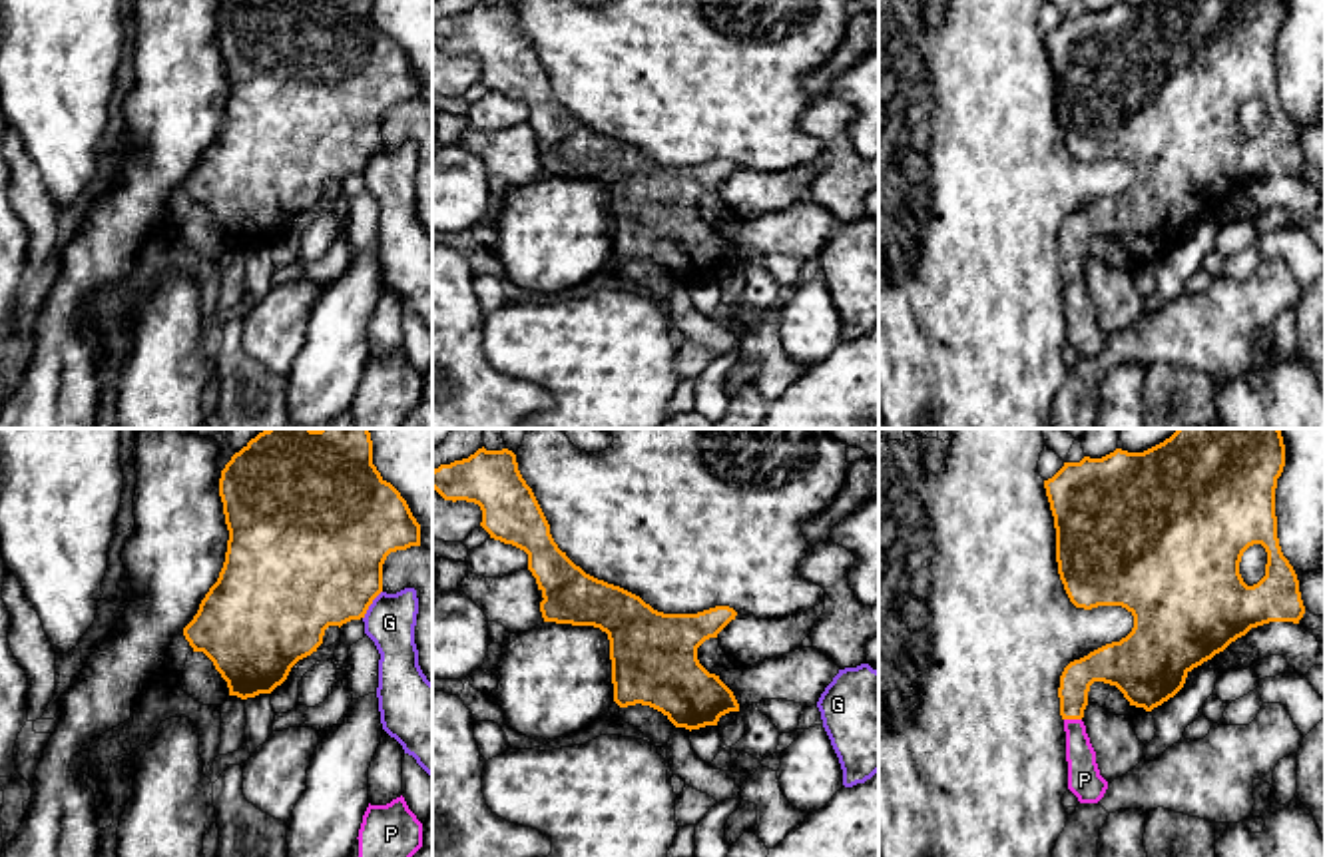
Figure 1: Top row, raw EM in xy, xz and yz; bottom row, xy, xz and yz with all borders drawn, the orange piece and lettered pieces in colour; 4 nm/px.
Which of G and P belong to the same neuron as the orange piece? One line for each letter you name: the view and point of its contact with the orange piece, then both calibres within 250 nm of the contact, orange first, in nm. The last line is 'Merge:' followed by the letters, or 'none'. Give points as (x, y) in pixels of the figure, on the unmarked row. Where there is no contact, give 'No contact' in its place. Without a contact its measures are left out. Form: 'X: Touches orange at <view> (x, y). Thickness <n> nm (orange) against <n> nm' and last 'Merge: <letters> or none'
P: Touches orange at yz (1072, 272). Thickness 140 nm (orange) against 130 nm
Merge: P

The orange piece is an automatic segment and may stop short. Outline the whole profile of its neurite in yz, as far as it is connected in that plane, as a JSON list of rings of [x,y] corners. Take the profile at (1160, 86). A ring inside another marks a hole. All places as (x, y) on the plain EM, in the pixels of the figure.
[[[1152,0],[1144,6],[1116,2],[1102,12],[1084,10],[1044,34],[1056,82],[1058,128],[1076,161],[1122,159],[1134,169],[1132,185],[1070,215],[1060,229],[1060,269],[1066,285],[1068,343],[1080,357],[1098,357],[1108,335],[1082,275],[1094,235],[1116,239],[1130,259],[1152,265],[1174,251],[1188,227],[1223,205],[1251,181],[1293,175],[1305,167],[1299,134],[1277,92],[1275,42],[1285,20],[1285,0]],[[1261,98],[1265,130],[1247,140],[1239,128],[1243,106]]]

